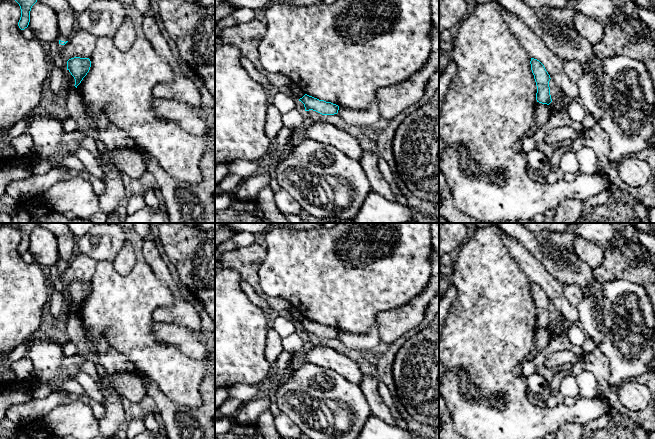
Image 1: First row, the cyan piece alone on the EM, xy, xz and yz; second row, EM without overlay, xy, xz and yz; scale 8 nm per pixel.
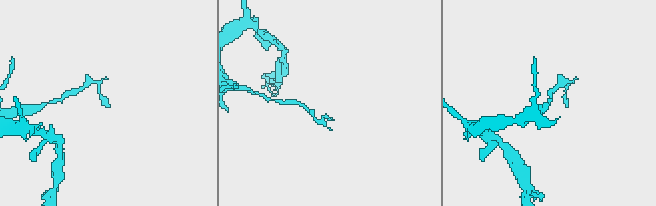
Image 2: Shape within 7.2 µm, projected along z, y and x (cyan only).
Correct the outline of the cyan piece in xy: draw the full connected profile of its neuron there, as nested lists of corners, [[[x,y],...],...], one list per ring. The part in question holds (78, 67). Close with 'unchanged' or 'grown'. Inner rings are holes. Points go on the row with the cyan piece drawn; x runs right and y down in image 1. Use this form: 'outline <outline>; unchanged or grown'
outline [[[74,57],[67,61],[67,70],[75,79],[75,87],[81,83],[83,78],[87,75],[91,67],[89,58]]]; unchanged

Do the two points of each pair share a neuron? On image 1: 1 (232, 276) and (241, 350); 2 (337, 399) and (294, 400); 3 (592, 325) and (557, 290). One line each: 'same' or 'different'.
1: same
2: same
3: different

